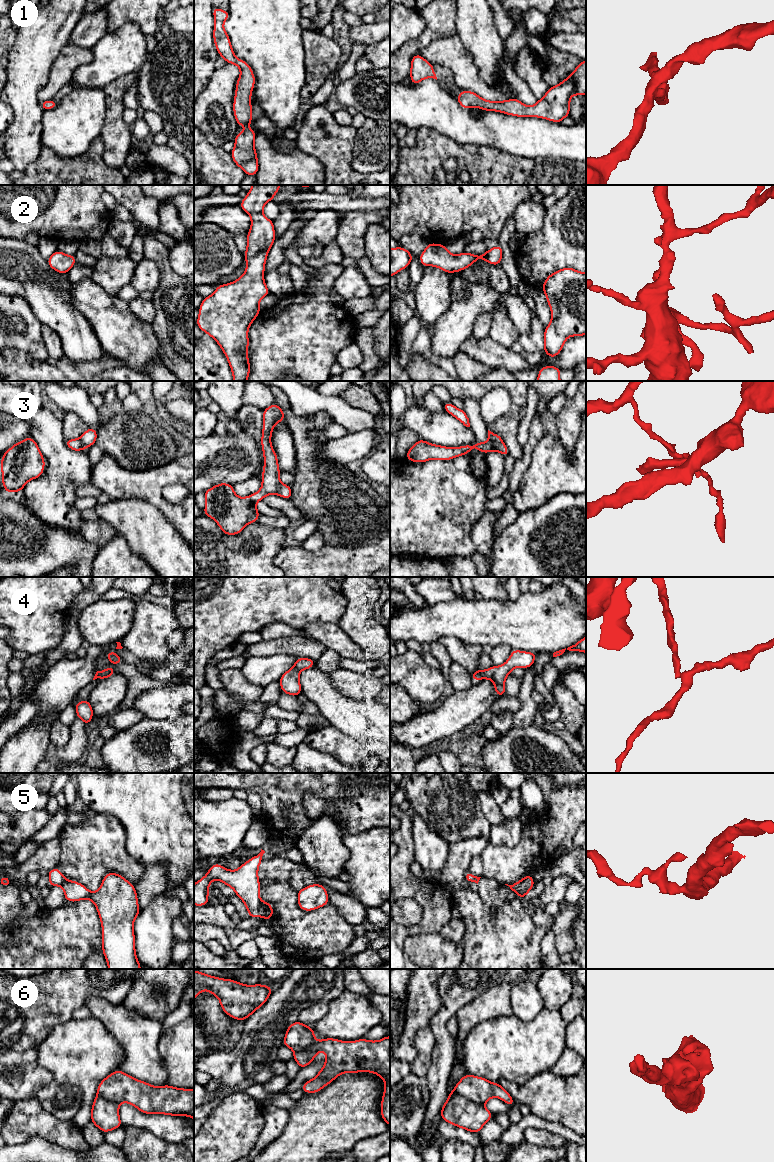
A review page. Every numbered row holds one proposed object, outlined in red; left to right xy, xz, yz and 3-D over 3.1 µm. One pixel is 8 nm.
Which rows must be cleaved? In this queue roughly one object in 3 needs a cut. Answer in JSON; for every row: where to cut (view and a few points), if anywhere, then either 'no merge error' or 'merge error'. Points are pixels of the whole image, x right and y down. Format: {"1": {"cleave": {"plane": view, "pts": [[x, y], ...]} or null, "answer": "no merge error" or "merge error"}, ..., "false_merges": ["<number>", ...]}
{"1": {"cleave": null, "answer": "no merge error"}, "2": {"cleave": null, "answer": "no merge error"}, "3": {"cleave": {"plane": "yz", "pts": [[489, 439], [494, 442], [503, 443]]}, "answer": "merge error"}, "4": {"cleave": {"plane": "yz", "pts": [[481, 671], [483, 678]]}, "answer": "merge error"}, "5": {"cleave": {"plane": "xz", "pts": [[261, 901], [259, 915]]}, "answer": "merge error"}, "6": {"cleave": null, "answer": "no merge error"}, "false_merges": ["3", "4", "5"]}

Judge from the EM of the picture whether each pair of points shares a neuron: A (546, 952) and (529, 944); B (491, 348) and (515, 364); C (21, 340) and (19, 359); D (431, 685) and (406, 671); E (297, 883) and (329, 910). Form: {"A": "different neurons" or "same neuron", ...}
{"A": "different neurons", "B": "same neuron", "C": "different neurons", "D": "same neuron", "E": "different neurons"}

